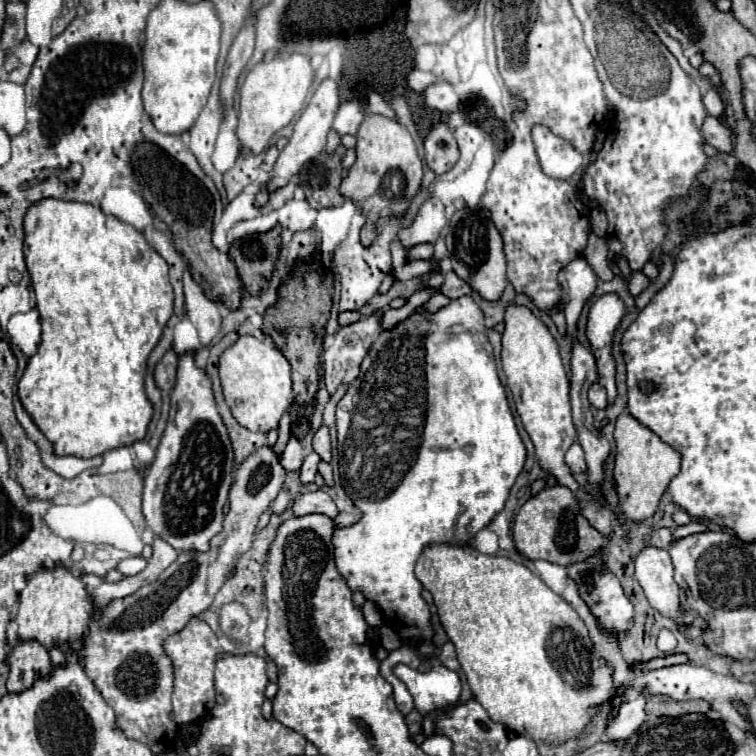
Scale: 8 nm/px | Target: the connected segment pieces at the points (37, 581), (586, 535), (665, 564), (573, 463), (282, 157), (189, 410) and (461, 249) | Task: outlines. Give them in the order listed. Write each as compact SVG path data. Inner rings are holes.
M65 566L41 568L27 578L27 586L19 594L19 612L15 622L19 624L21 640L37 640L41 646L61 646L63 642L77 642L87 628L91 604L81 576L75 576Z
M551 486L537 496L531 496L521 506L513 522L513 542L515 548L531 560L541 558L559 566L569 566L601 550L605 538L587 522L587 518L583 518L575 494L567 486ZM547 512L551 512L551 516L547 516Z
M645 542L643 550L635 556L635 576L643 588L643 592L647 594L647 600L649 604L659 610L663 616L675 620L675 622L683 622L687 624L687 636L693 640L693 638L699 638L703 634L703 630L707 628L705 620L699 618L697 612L681 612L679 610L679 588L673 580L673 564L671 564L671 556L665 548L657 548L657 546L651 546L651 542Z
M575 442L575 444L567 450L565 462L567 462L567 466L571 468L573 474L585 472L585 452L583 452L583 448L579 446L579 442Z
M325 78L321 82L321 86L317 88L317 92L313 94L309 106L303 110L303 114L299 116L299 120L295 122L295 130L293 130L293 136L289 138L287 146L281 150L277 162L275 162L275 168L273 168L273 178L269 182L271 188L279 188L283 184L287 184L299 170L301 166L319 156L325 148L325 136L327 132L331 130L331 124L333 124L333 118L339 110L339 78Z
M183 354L179 356L177 384L171 392L171 412L167 428L157 446L157 456L149 466L143 488L143 516L155 538L163 538L179 552L207 552L211 538L219 534L219 530L223 530L223 506L231 488L231 462L233 448L225 424L221 422L221 416L217 412L211 380L203 370L195 366L193 354Z
M463 208L457 210L449 222L447 232L447 252L453 262L453 272L463 278L475 292L485 300L499 300L507 278L505 278L505 254L503 240L495 224L491 222L491 212L485 208Z

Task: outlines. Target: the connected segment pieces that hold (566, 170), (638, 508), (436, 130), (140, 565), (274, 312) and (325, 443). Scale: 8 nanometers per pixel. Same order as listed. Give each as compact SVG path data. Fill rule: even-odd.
M545 126L533 128L533 142L537 148L537 156L541 162L541 168L547 176L569 180L577 168L581 166L581 152L577 152L569 142L563 138L551 134Z
M621 414L615 424L615 442L617 442L617 456L615 456L615 482L619 494L619 512L625 520L645 520L649 518L667 490L671 478L675 478L681 470L681 454L667 446L653 430L643 426L631 414Z
M441 122L431 128L425 138L425 162L435 174L443 174L455 166L459 158L453 130Z
M135 556L135 558L121 560L119 566L117 566L117 570L119 570L123 576L133 576L133 574L139 574L145 566L147 566L147 562L145 562L141 556Z
M295 264L291 272L283 278L277 290L277 302L263 312L263 332L269 334L275 346L283 352L293 368L293 398L295 404L309 402L319 386L317 364L323 346L323 326L329 318L333 294L333 274L325 274L315 264Z
M325 424L313 434L313 450L321 456L321 460L331 462L331 440L329 440L329 428Z

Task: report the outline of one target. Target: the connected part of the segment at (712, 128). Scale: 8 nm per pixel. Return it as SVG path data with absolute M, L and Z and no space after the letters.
M707 116L705 124L703 124L703 136L705 136L705 142L711 144L713 148L717 148L719 152L727 152L727 154L735 152L733 134L725 122L721 122L713 116Z

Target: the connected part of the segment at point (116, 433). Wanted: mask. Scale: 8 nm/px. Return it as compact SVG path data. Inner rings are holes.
M43 198L39 202L33 202L27 208L23 226L25 226L25 250L23 252L25 252L27 270L31 274L31 286L33 286L33 292L37 298L37 310L41 314L41 326L43 326L41 344L39 344L37 352L29 358L27 370L23 372L23 376L19 380L19 398L25 406L25 410L29 412L33 422L39 426L39 430L53 442L55 454L59 454L59 456L71 454L71 456L79 456L79 458L93 458L93 456L99 456L117 446L127 446L127 444L133 444L133 442L145 438L147 424L153 414L153 406L147 400L145 386L143 386L143 376L147 370L147 356L155 348L157 340L161 338L161 330L163 330L165 322L173 314L173 290L167 280L167 270L169 270L167 262L145 240L143 232L135 230L131 224L121 222L119 218L115 218L111 214L105 214L99 206L93 206L93 204L75 202L75 200L59 200L59 198Z

